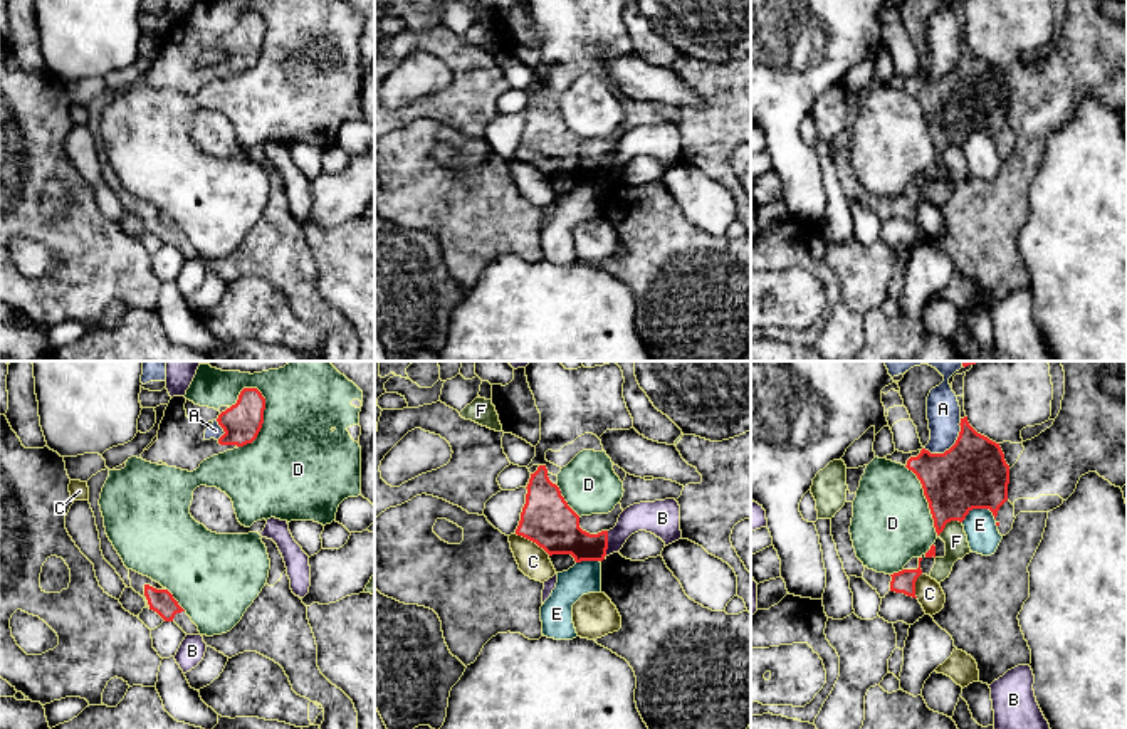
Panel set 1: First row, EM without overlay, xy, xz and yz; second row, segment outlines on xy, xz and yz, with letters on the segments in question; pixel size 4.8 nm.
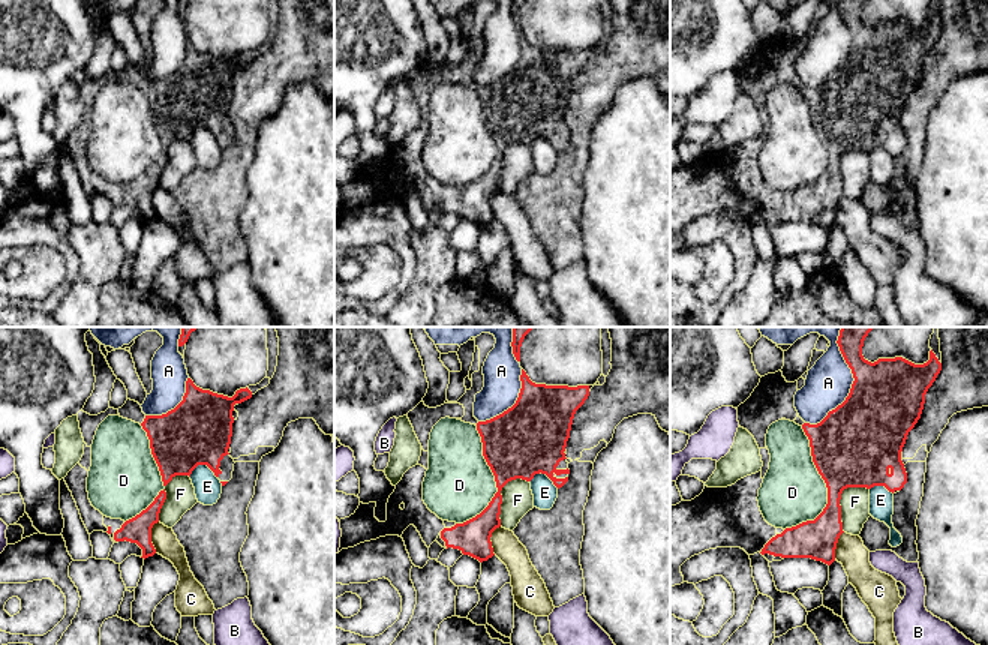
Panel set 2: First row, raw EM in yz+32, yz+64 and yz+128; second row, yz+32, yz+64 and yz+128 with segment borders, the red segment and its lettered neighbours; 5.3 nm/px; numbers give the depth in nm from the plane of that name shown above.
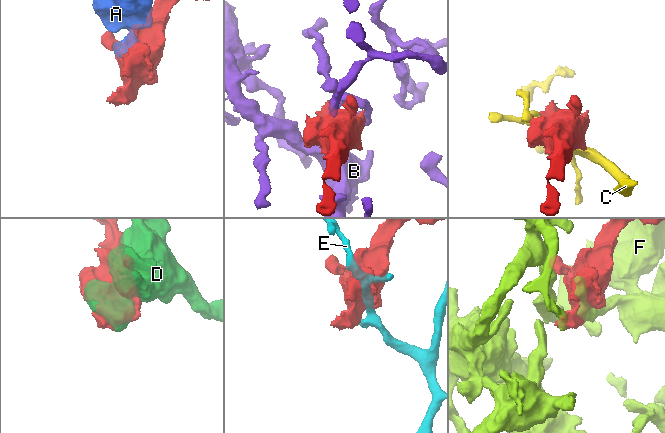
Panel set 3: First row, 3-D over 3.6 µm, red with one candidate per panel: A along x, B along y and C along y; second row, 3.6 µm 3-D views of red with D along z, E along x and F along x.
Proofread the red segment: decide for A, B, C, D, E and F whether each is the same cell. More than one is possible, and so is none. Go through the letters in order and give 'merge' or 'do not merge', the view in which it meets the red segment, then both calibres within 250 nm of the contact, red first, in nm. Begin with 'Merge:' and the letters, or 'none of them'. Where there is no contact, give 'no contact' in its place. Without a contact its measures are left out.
Merge: none of them
A: do not merge; meets red in yz; 340 nm thick on the red side, 160 nm on the other
B: do not merge; meets red in xz; 220 nm thick on the red side, 140 nm on the other
C: do not merge; meets red in xz; 260 nm thick on the red side, 150 nm on the other
D: do not merge; meets red in xy; 190 nm thick on the red side, 440 nm on the other
E: do not merge; meets red in yz; 340 nm thick on the red side, 160 nm on the other
F: do not merge; meets red in yz; 320 nm thick on the red side, 110 nm on the other

